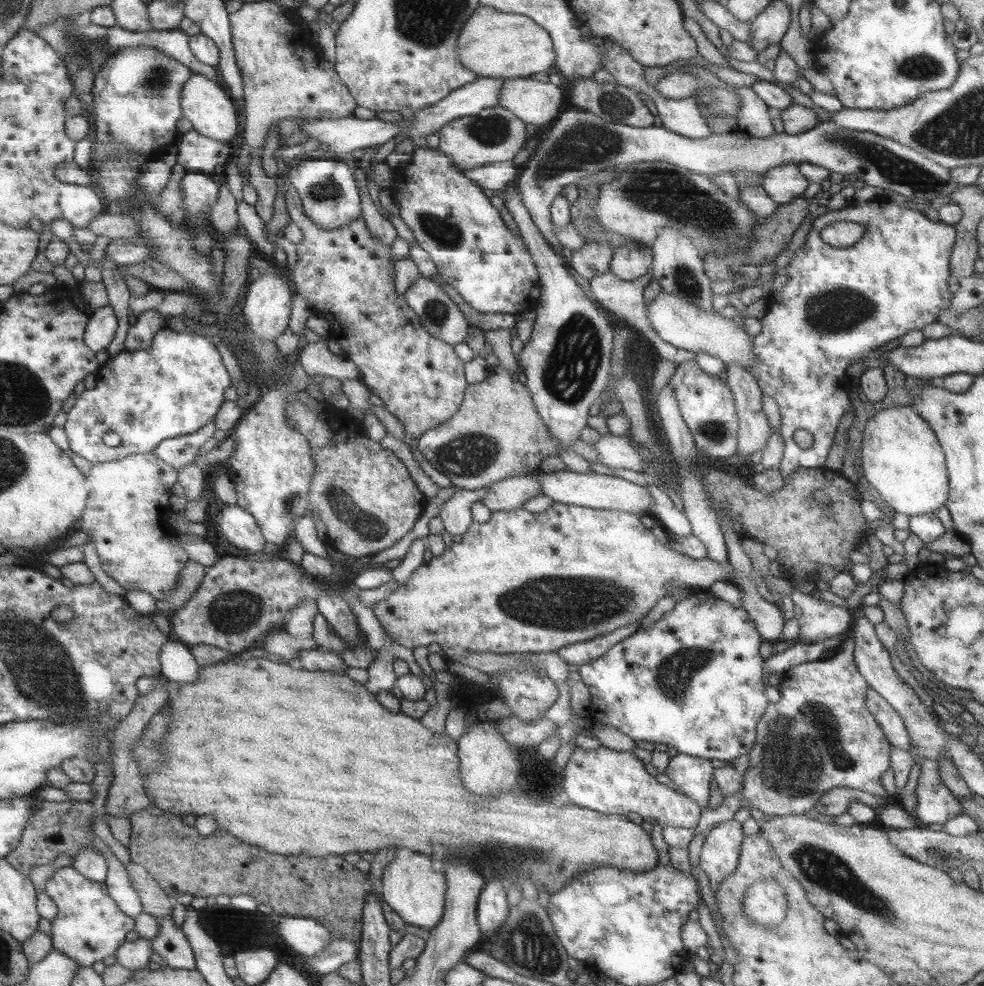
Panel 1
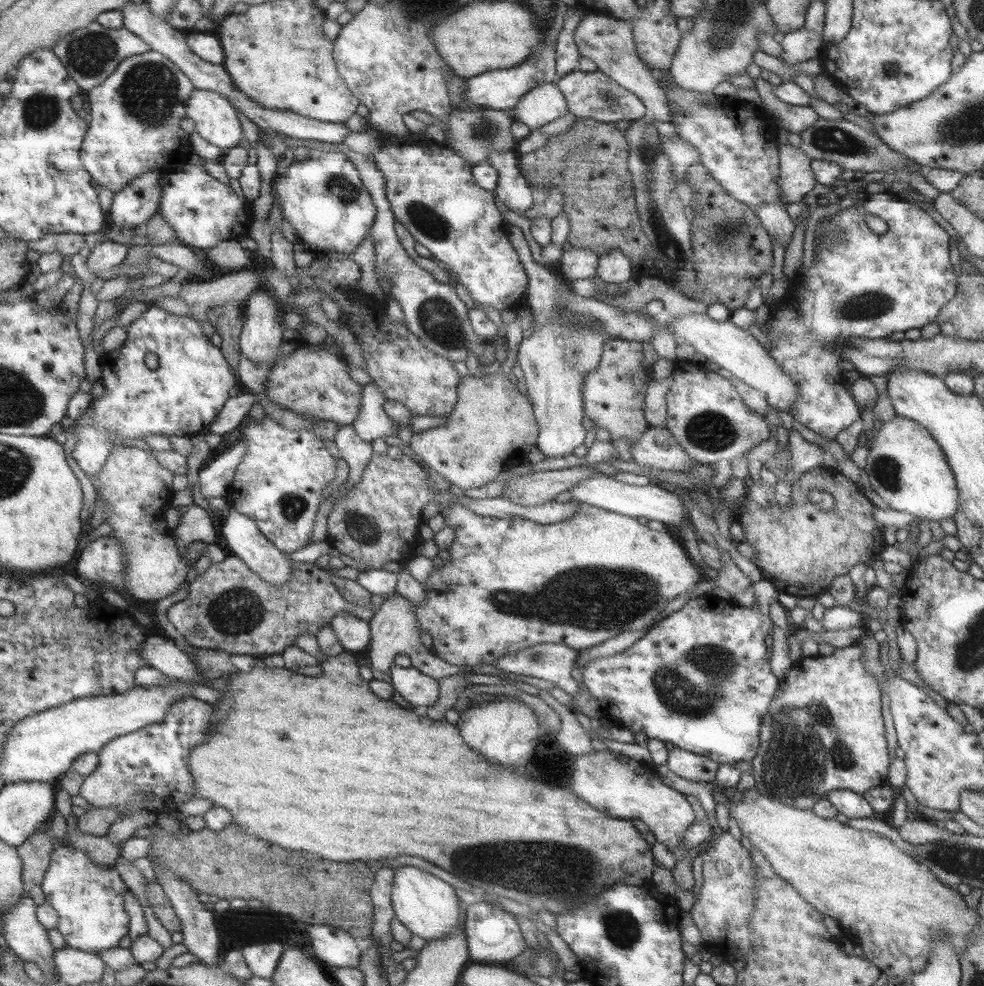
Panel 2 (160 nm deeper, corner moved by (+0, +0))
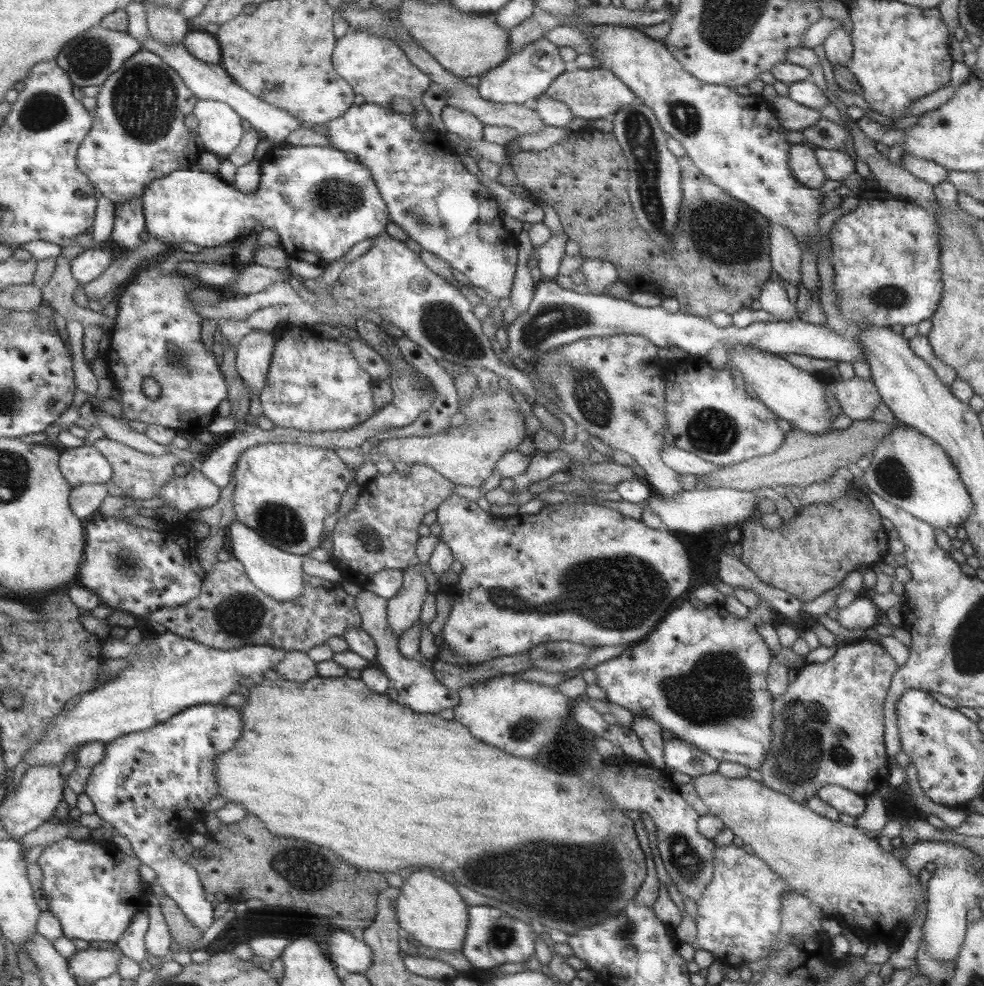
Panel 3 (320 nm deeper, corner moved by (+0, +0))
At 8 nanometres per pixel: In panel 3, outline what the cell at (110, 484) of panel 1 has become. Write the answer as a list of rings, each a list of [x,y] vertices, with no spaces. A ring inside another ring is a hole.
[[[105,437],[96,439],[91,447],[107,460],[112,484],[121,488],[122,494],[127,497],[133,496],[141,499],[153,497],[157,494],[157,490],[167,482],[166,480],[174,475],[173,466],[179,464],[179,458],[172,453],[153,456]]]

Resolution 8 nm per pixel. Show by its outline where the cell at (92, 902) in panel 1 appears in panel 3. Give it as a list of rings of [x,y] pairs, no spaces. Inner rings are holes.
[[[59,839],[57,842],[44,846],[36,863],[42,872],[42,887],[47,897],[48,911],[60,922],[62,933],[68,939],[79,938],[88,943],[92,940],[117,943],[121,933],[131,922],[132,916],[144,910],[147,901],[146,884],[139,877],[140,860],[136,856],[125,854],[114,844],[102,841]]]

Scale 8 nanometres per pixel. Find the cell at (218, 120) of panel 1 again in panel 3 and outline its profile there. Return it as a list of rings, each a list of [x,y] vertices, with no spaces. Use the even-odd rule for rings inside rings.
[[[197,99],[192,113],[198,122],[196,131],[203,150],[222,159],[237,148],[244,133],[243,126],[241,117],[228,104]]]

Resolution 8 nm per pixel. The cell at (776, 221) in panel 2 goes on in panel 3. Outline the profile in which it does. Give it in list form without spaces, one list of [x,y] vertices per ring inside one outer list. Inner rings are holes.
[[[769,224],[769,258],[773,276],[791,285],[801,284],[801,247],[785,226]]]

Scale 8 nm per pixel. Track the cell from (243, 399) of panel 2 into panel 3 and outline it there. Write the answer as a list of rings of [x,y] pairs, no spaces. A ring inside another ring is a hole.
[[[289,324],[270,331],[273,336],[273,352],[268,366],[265,384],[258,396],[262,414],[276,427],[301,432],[342,431],[365,422],[374,412],[372,384],[374,379],[359,367],[346,344],[335,339],[321,338],[312,326]]]

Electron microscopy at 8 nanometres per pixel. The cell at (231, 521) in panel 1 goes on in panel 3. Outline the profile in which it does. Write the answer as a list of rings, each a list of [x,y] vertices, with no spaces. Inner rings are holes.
[[[236,520],[226,528],[226,532],[233,556],[243,565],[246,577],[255,588],[279,603],[299,598],[304,583],[304,573],[301,570],[302,555],[291,554],[267,544],[254,530]]]

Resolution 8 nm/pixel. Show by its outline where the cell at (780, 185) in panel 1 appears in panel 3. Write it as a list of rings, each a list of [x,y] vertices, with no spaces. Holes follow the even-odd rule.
[[[803,143],[790,145],[788,163],[796,181],[803,186],[818,189],[826,180],[812,146]]]

